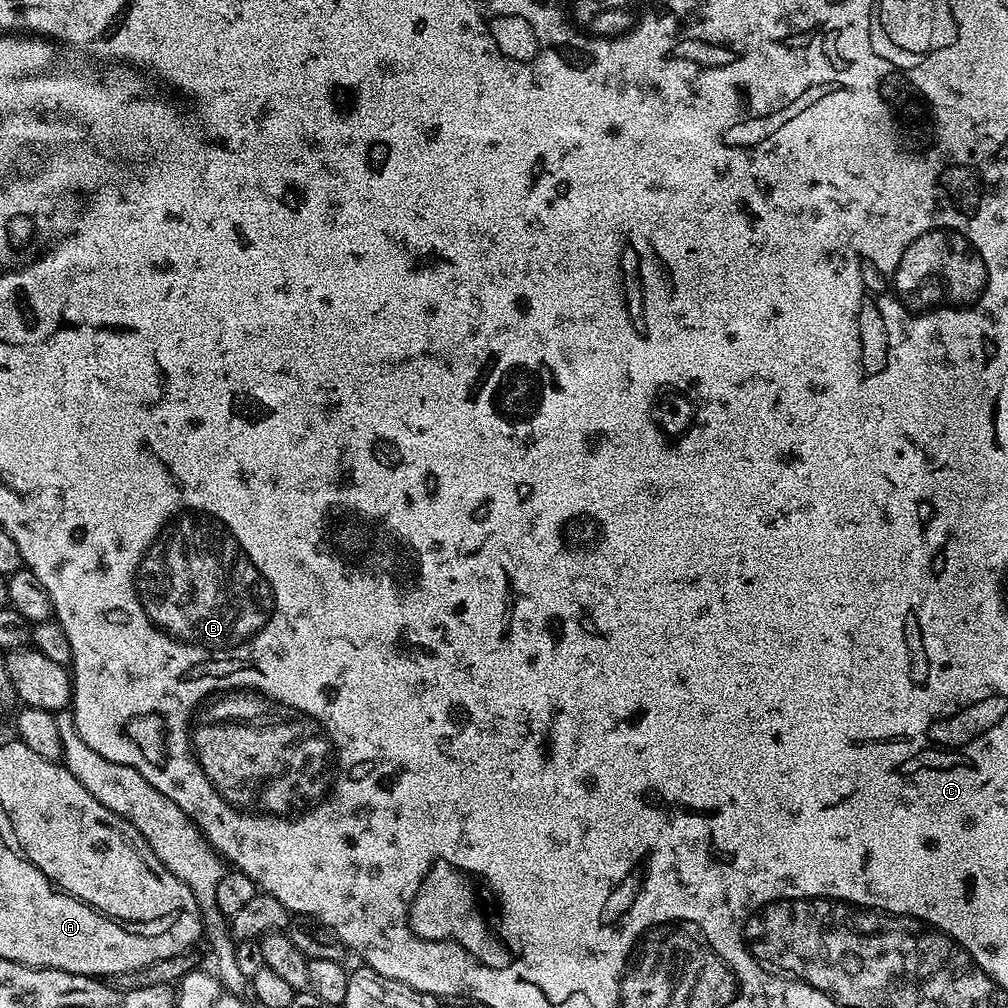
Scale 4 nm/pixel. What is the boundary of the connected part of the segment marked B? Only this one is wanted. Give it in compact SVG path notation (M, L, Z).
M176 504L160 520L160 528L148 536L148 544L140 548L136 564L132 564L132 600L136 600L140 616L148 620L148 628L156 636L164 636L168 644L180 644L180 648L208 652L208 656L228 656L228 652L240 652L240 648L256 648L256 640L280 616L280 596L276 596L276 584L268 580L268 572L252 560L252 552L236 536L236 528L220 512L200 508L200 504Z

